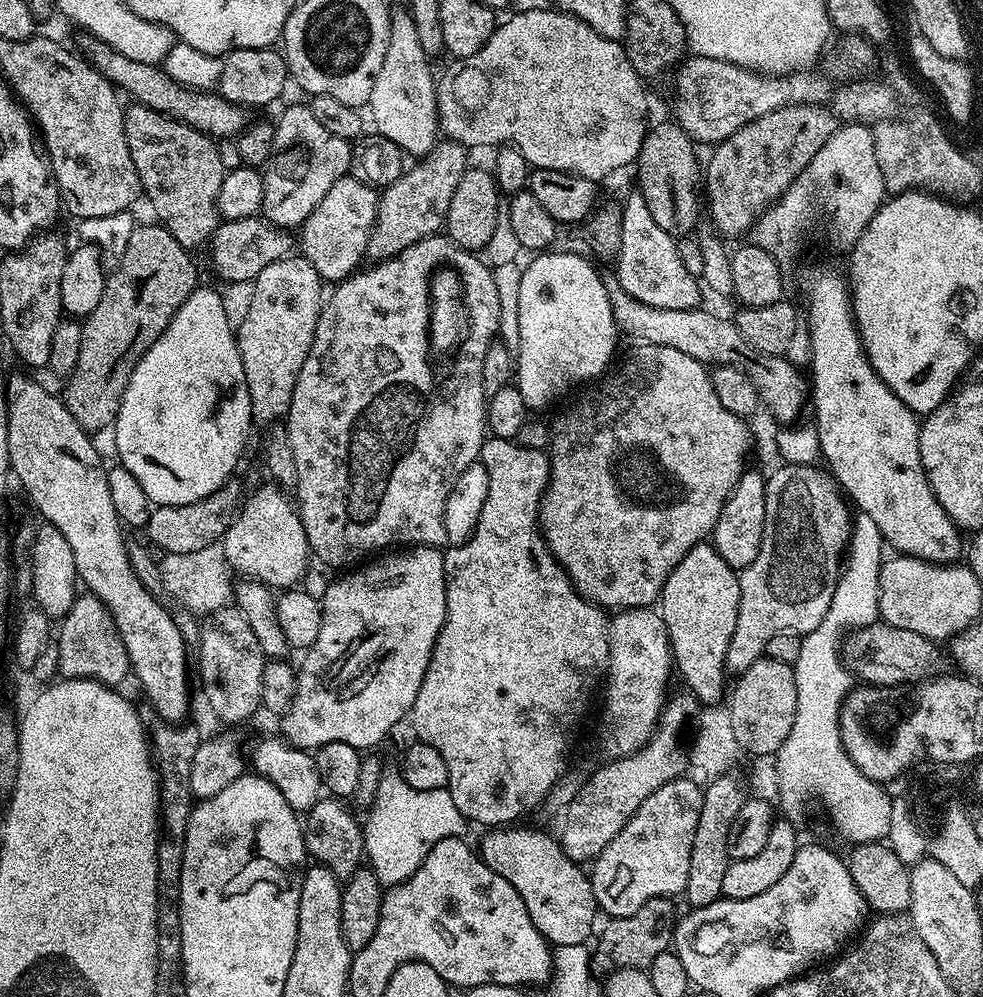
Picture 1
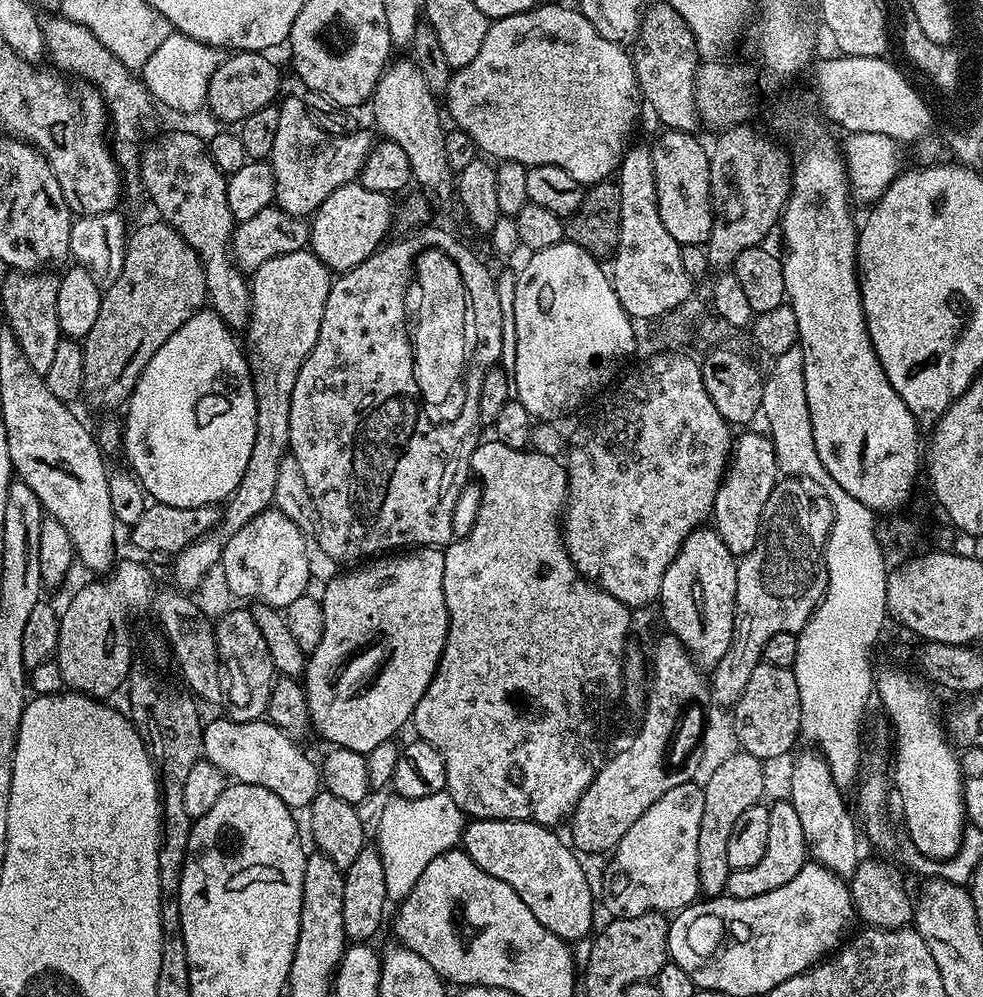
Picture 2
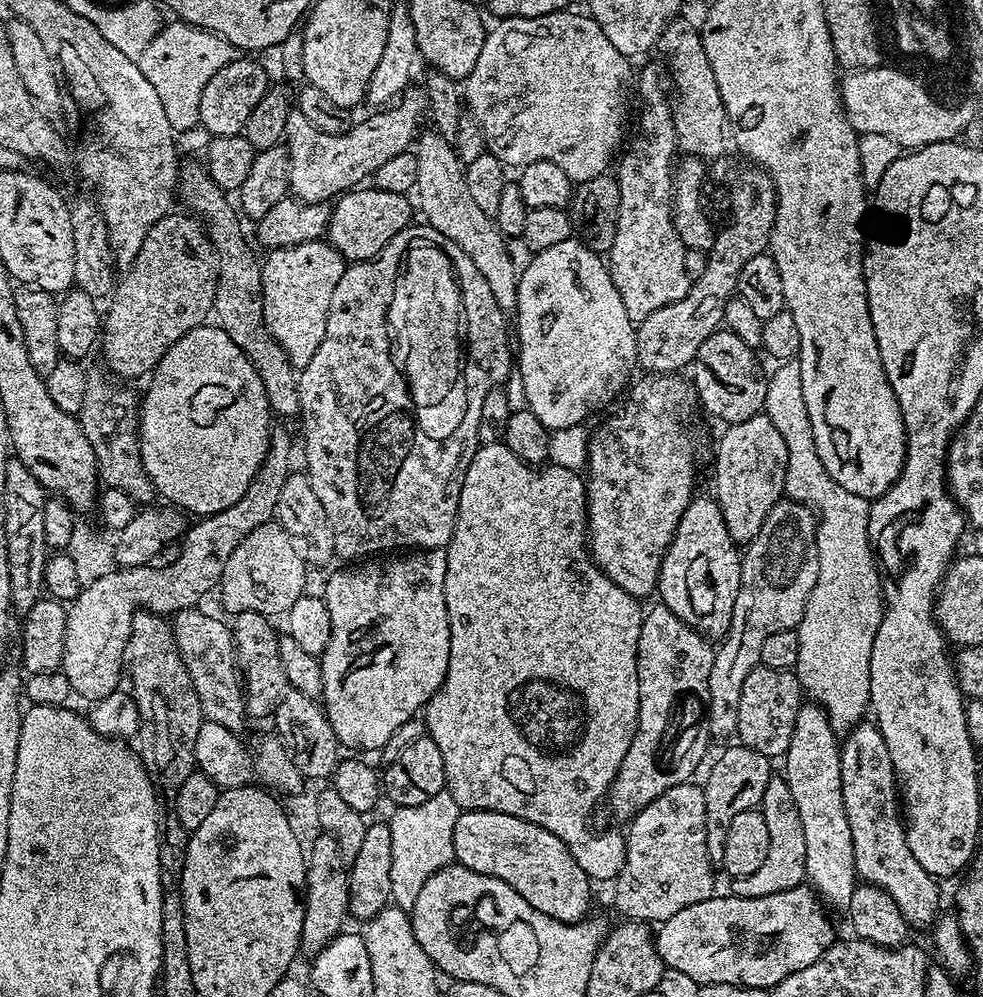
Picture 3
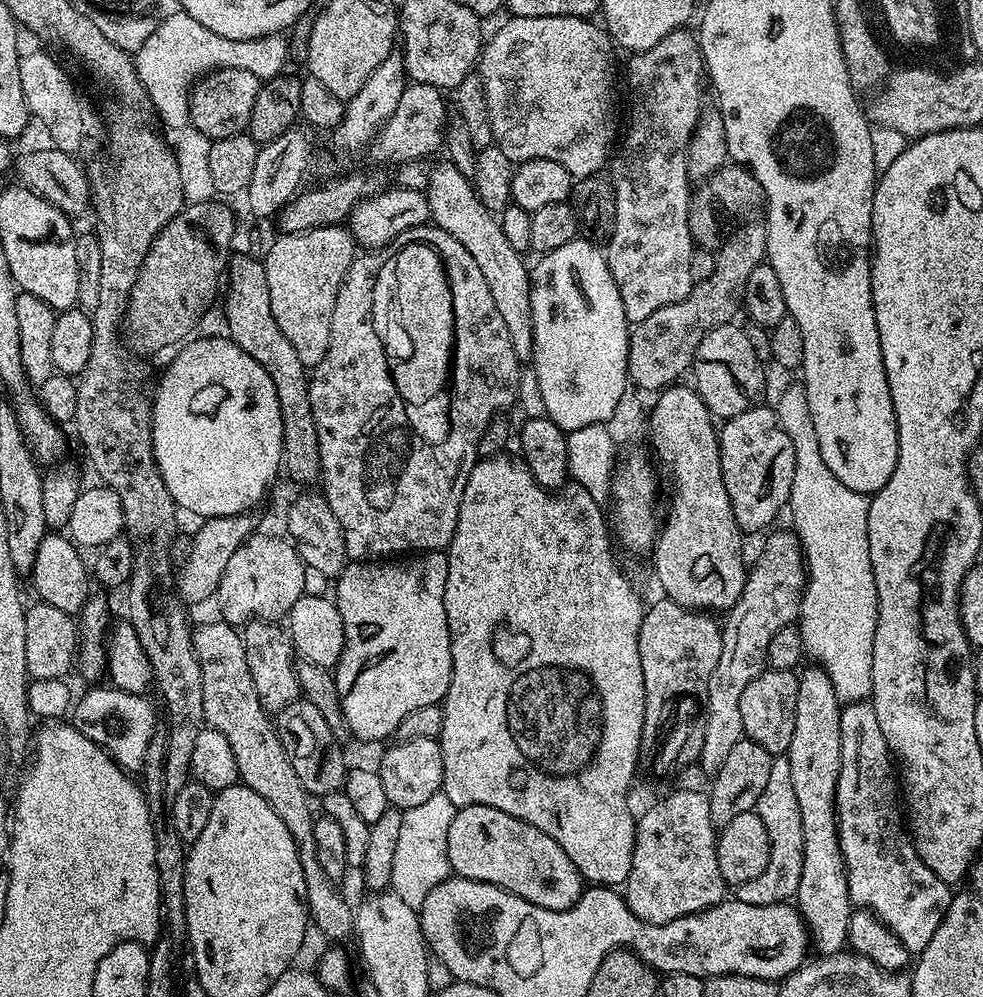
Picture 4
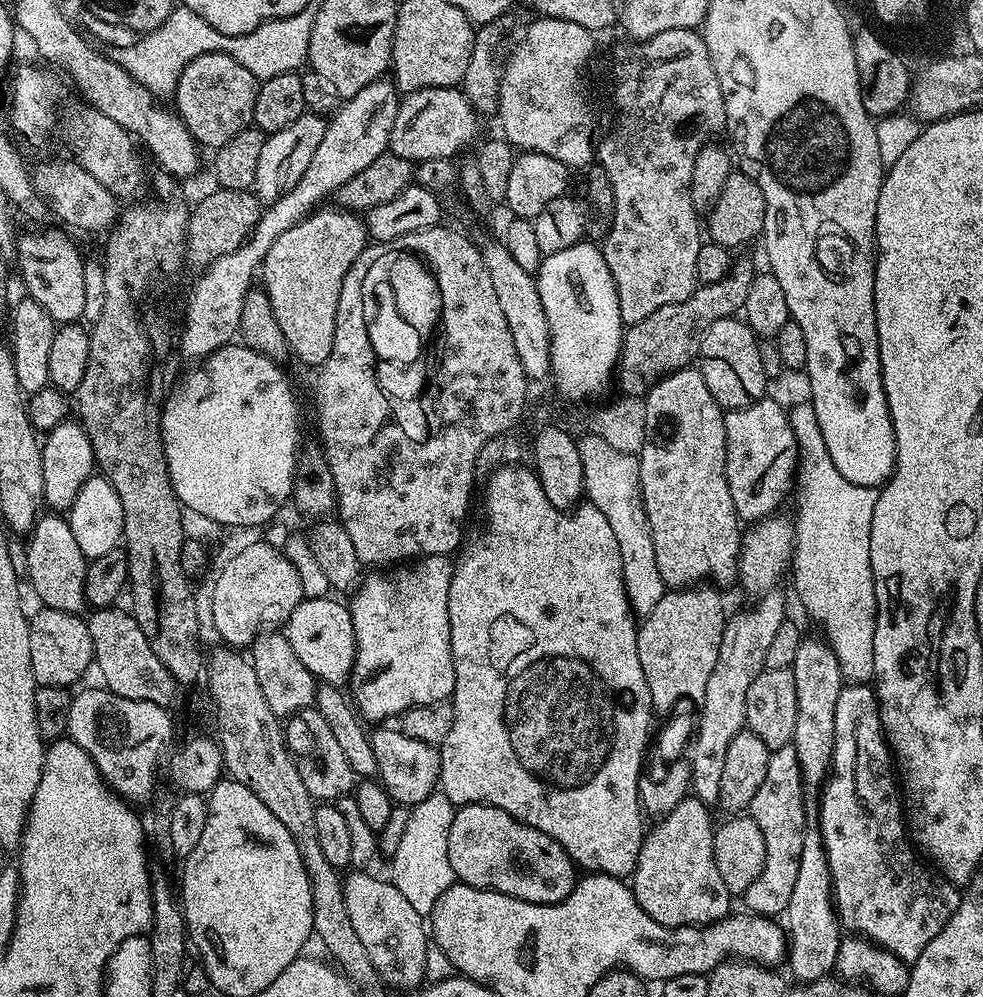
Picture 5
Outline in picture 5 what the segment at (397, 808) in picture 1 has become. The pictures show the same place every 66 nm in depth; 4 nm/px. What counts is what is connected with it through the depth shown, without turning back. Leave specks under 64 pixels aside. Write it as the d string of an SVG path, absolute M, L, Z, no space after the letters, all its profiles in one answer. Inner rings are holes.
M437 790L430 794L430 798L411 805L411 810L410 822L406 822L406 831L402 833L402 842L398 842L398 850L390 857L390 879L398 890L402 890L406 902L410 902L420 916L427 917L434 910L438 898L446 894L451 884L457 883L448 857L450 822L454 822L456 808L443 792Z

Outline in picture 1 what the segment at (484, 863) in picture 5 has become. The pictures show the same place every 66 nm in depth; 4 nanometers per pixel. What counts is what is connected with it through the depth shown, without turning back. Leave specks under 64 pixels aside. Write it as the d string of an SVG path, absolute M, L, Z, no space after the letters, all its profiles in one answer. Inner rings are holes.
M496 826L484 836L484 841L478 844L479 855L484 857L484 862L514 890L518 890L518 898L526 906L530 918L534 922L536 929L542 933L544 939L552 946L574 946L584 944L587 936L592 932L592 923L598 917L596 899L592 882L587 871L584 872L579 863L569 858L562 850L559 839L555 835L547 836L544 832L539 832L536 828L516 828L520 826Z

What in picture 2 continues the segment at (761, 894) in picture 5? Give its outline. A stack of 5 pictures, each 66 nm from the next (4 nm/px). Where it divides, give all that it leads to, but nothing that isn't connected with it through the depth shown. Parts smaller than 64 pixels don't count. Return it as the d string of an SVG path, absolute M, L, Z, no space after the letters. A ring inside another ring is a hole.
M791 799L771 801L768 804L770 826L766 829L766 854L762 854L762 862L758 866L750 866L746 870L734 870L728 876L727 895L745 900L758 898L758 894L770 894L770 890L778 890L778 886L786 886L794 874L802 870L809 859L806 834L802 834L802 822L794 810Z

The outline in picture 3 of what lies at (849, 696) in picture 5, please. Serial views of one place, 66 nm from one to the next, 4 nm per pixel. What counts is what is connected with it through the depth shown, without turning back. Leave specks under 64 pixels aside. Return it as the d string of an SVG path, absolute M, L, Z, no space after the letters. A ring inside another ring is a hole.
M872 722L857 724L847 733L846 739L840 749L842 798L846 802L846 814L854 842L857 877L863 883L873 884L875 888L890 894L904 915L904 920L913 929L927 929L941 911L940 888L936 885L939 883L937 877L922 870L922 866L918 866L918 858L910 854L890 750L886 750L880 729Z

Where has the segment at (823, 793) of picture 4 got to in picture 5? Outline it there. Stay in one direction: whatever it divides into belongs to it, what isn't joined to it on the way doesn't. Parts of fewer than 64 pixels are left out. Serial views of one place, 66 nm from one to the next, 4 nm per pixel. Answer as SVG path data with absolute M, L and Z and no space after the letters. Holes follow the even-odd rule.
M803 637L797 657L791 666L794 688L797 691L798 713L795 723L793 747L798 754L800 773L805 789L819 789L827 781L834 754L834 715L838 696L844 685L841 666L831 647L821 637ZM805 827L802 838L802 862L798 862L798 878L794 882L786 919L786 965L788 964L793 978L796 979L793 981L825 979L836 967L842 925L840 917L836 915L836 905L832 899L832 875L819 827Z

